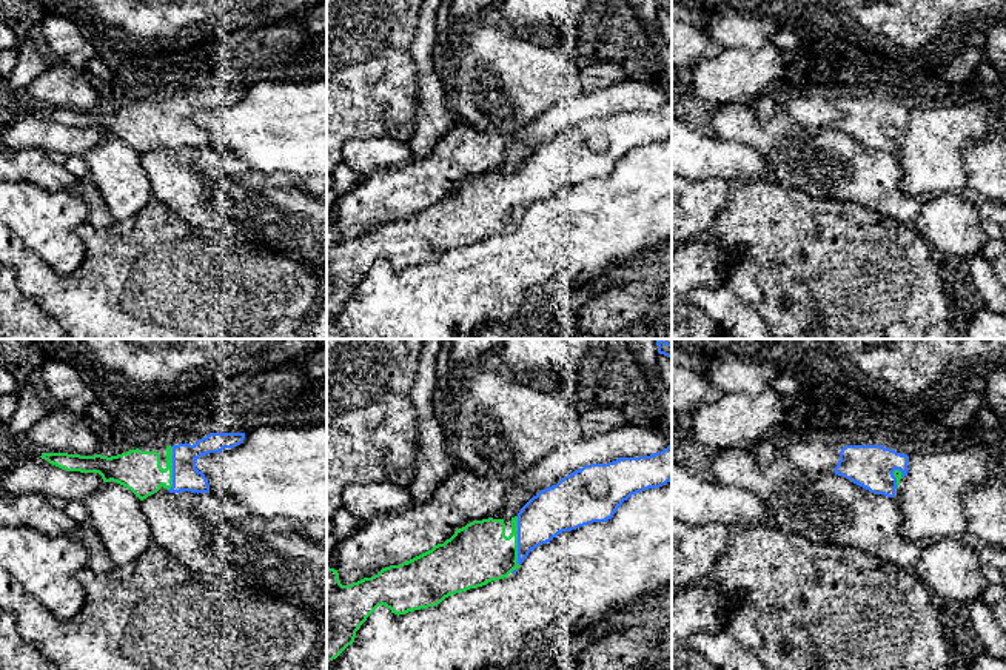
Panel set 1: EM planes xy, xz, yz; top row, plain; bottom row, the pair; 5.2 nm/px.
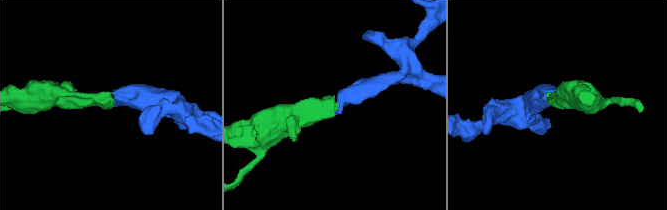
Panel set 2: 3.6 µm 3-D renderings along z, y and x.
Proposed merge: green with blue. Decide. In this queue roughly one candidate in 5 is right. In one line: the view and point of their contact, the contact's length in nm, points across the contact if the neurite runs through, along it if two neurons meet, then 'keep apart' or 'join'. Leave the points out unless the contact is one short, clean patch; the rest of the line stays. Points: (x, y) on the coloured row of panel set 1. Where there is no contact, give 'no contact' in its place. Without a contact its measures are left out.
xz (516, 541) | 260 nm | join

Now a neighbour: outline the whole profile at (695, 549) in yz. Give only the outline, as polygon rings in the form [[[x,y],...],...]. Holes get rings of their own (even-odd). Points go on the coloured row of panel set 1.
[[[672,519],[672,587],[712,585],[713,568],[738,525],[693,525]]]

